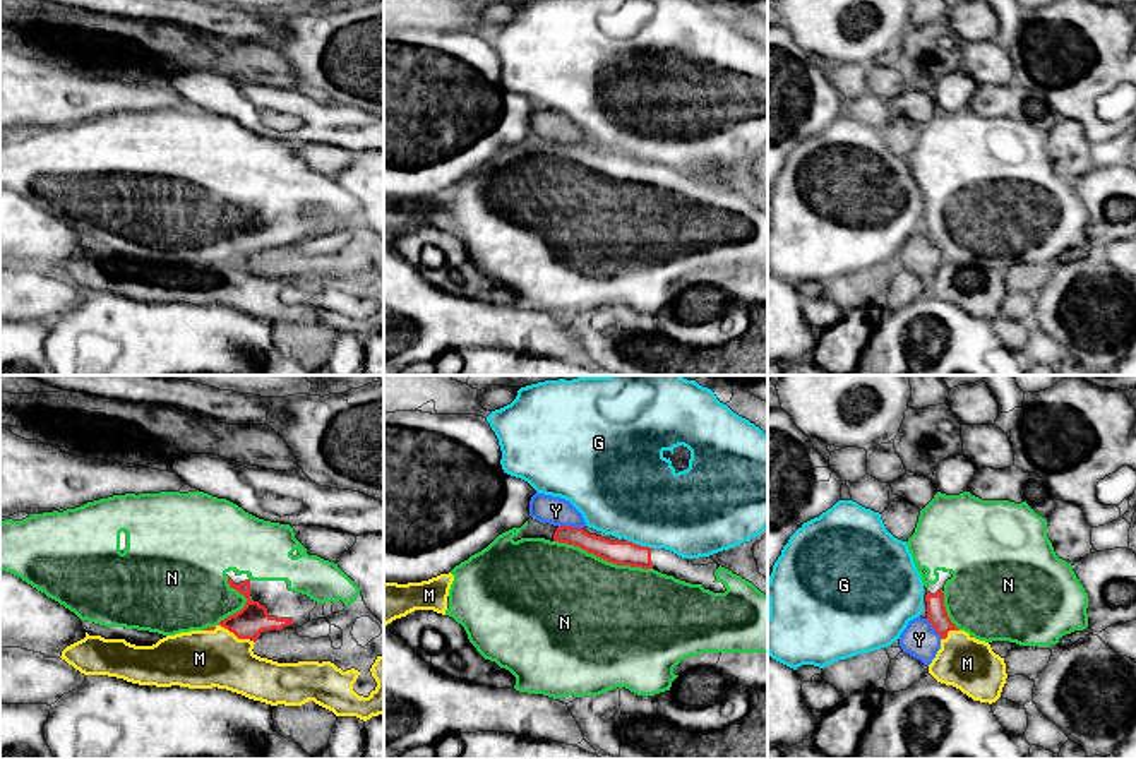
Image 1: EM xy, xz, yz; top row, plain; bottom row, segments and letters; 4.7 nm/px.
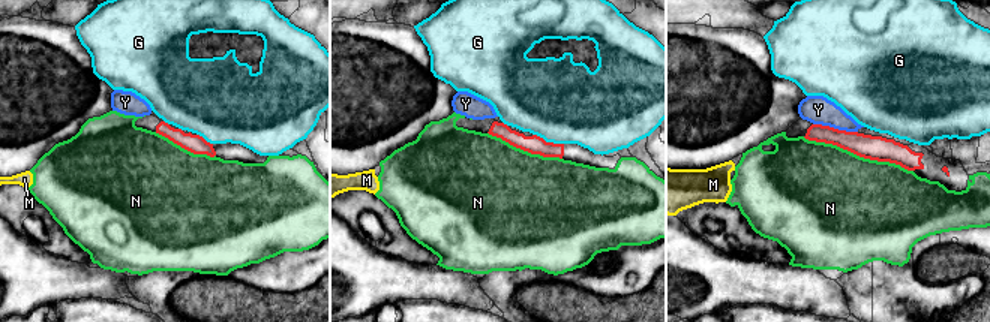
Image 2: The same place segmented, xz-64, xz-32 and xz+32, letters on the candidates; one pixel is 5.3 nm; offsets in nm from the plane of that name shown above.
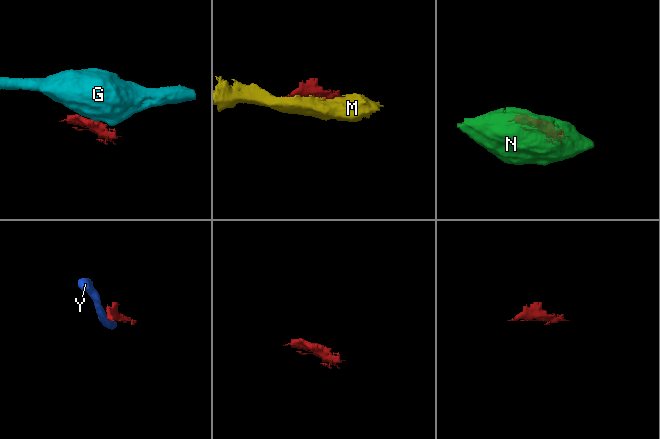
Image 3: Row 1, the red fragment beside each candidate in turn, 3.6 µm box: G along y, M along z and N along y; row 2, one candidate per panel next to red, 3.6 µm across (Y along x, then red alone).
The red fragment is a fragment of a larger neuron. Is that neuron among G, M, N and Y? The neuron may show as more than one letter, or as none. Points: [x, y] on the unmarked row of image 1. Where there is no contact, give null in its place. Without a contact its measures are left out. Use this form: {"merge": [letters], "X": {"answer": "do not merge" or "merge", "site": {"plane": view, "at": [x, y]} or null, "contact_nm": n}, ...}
{"merge": ["N"], "G": {"answer": "do not merge", "site": {"plane": "xz", "at": [639, 161]}, "contact_nm": 140}, "M": {"answer": "do not merge", "site": {"plane": "xy", "at": [227, 244]}, "contact_nm": 220}, "N": {"answer": "merge", "site": {"plane": "xz", "at": [603, 175]}, "contact_nm": 480}, "Y": {"answer": "do not merge", "site": {"plane": "xz", "at": [571, 143]}, "contact_nm": 110}}

